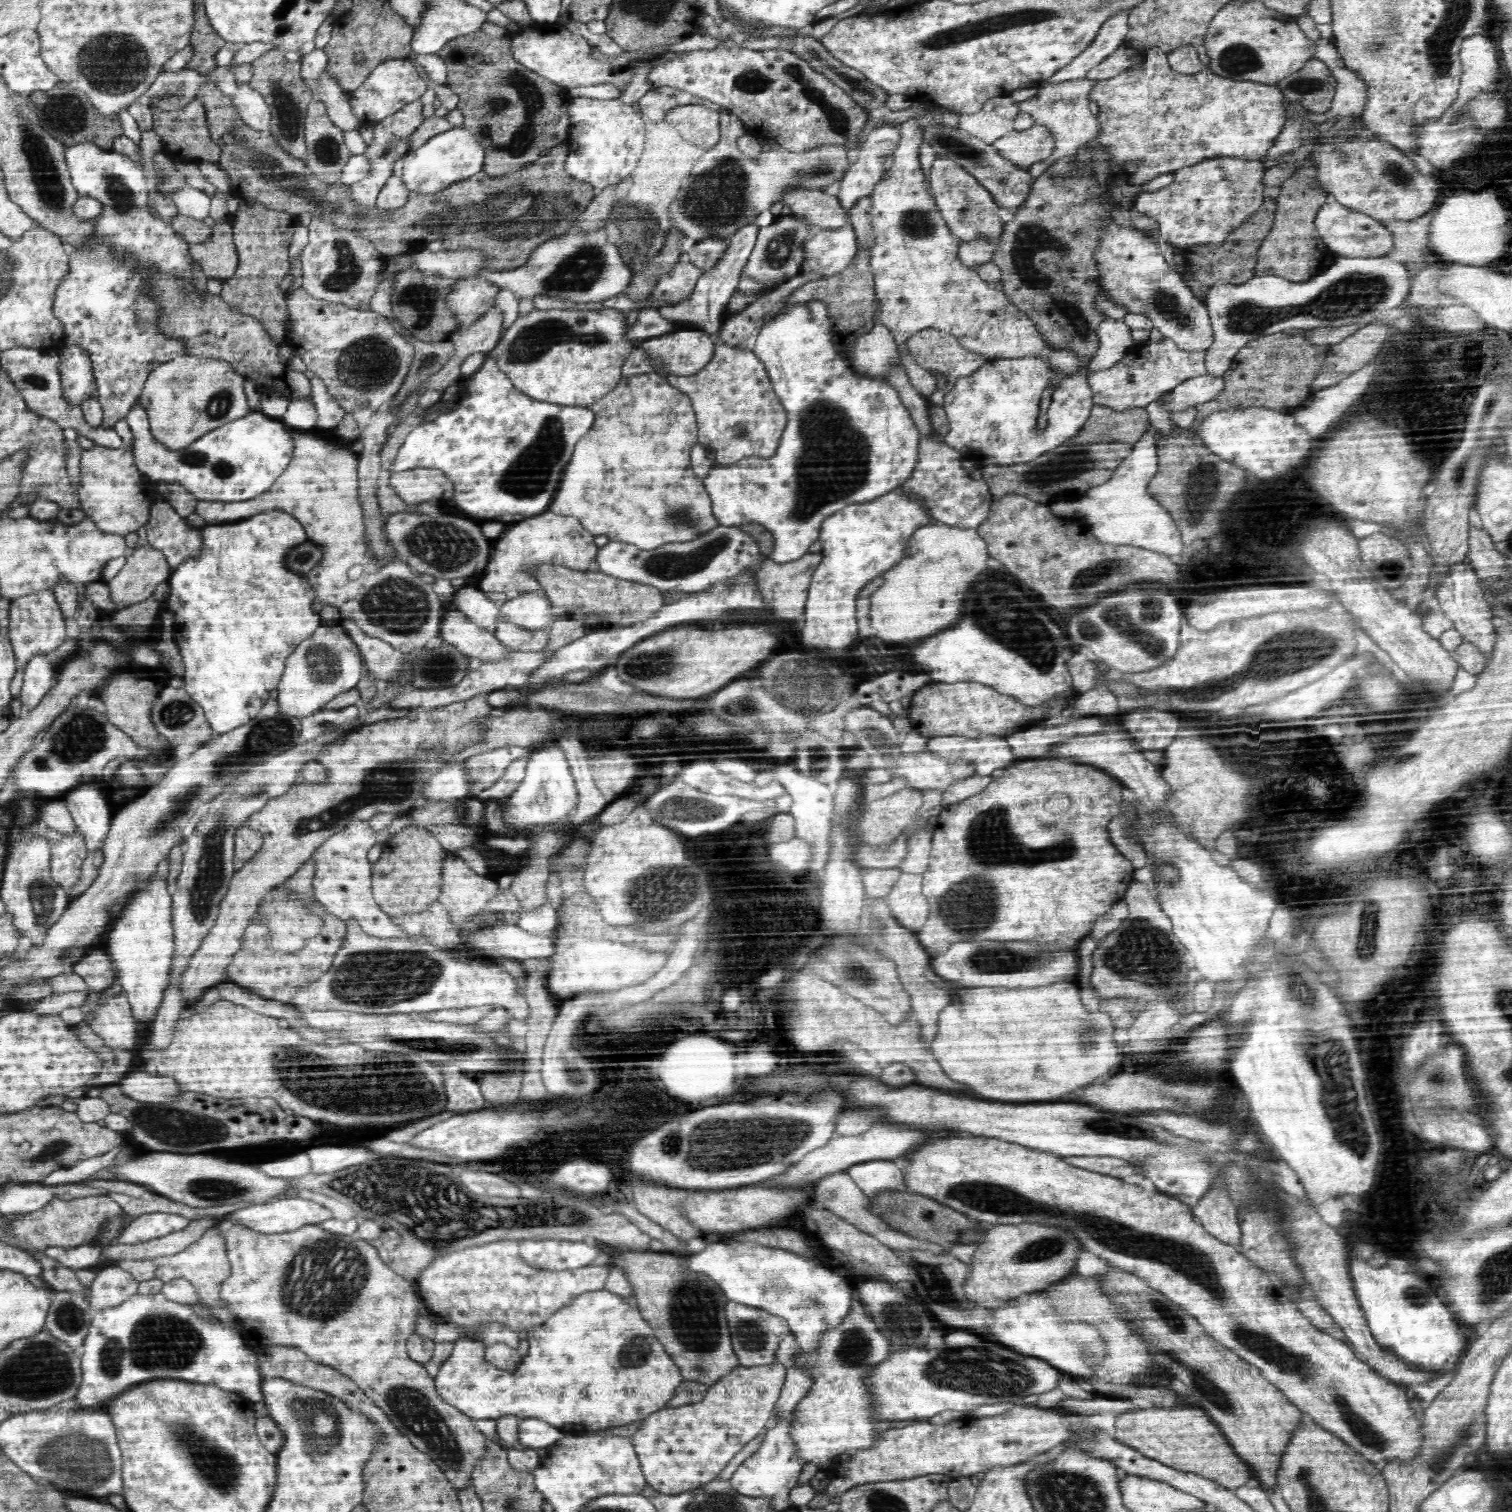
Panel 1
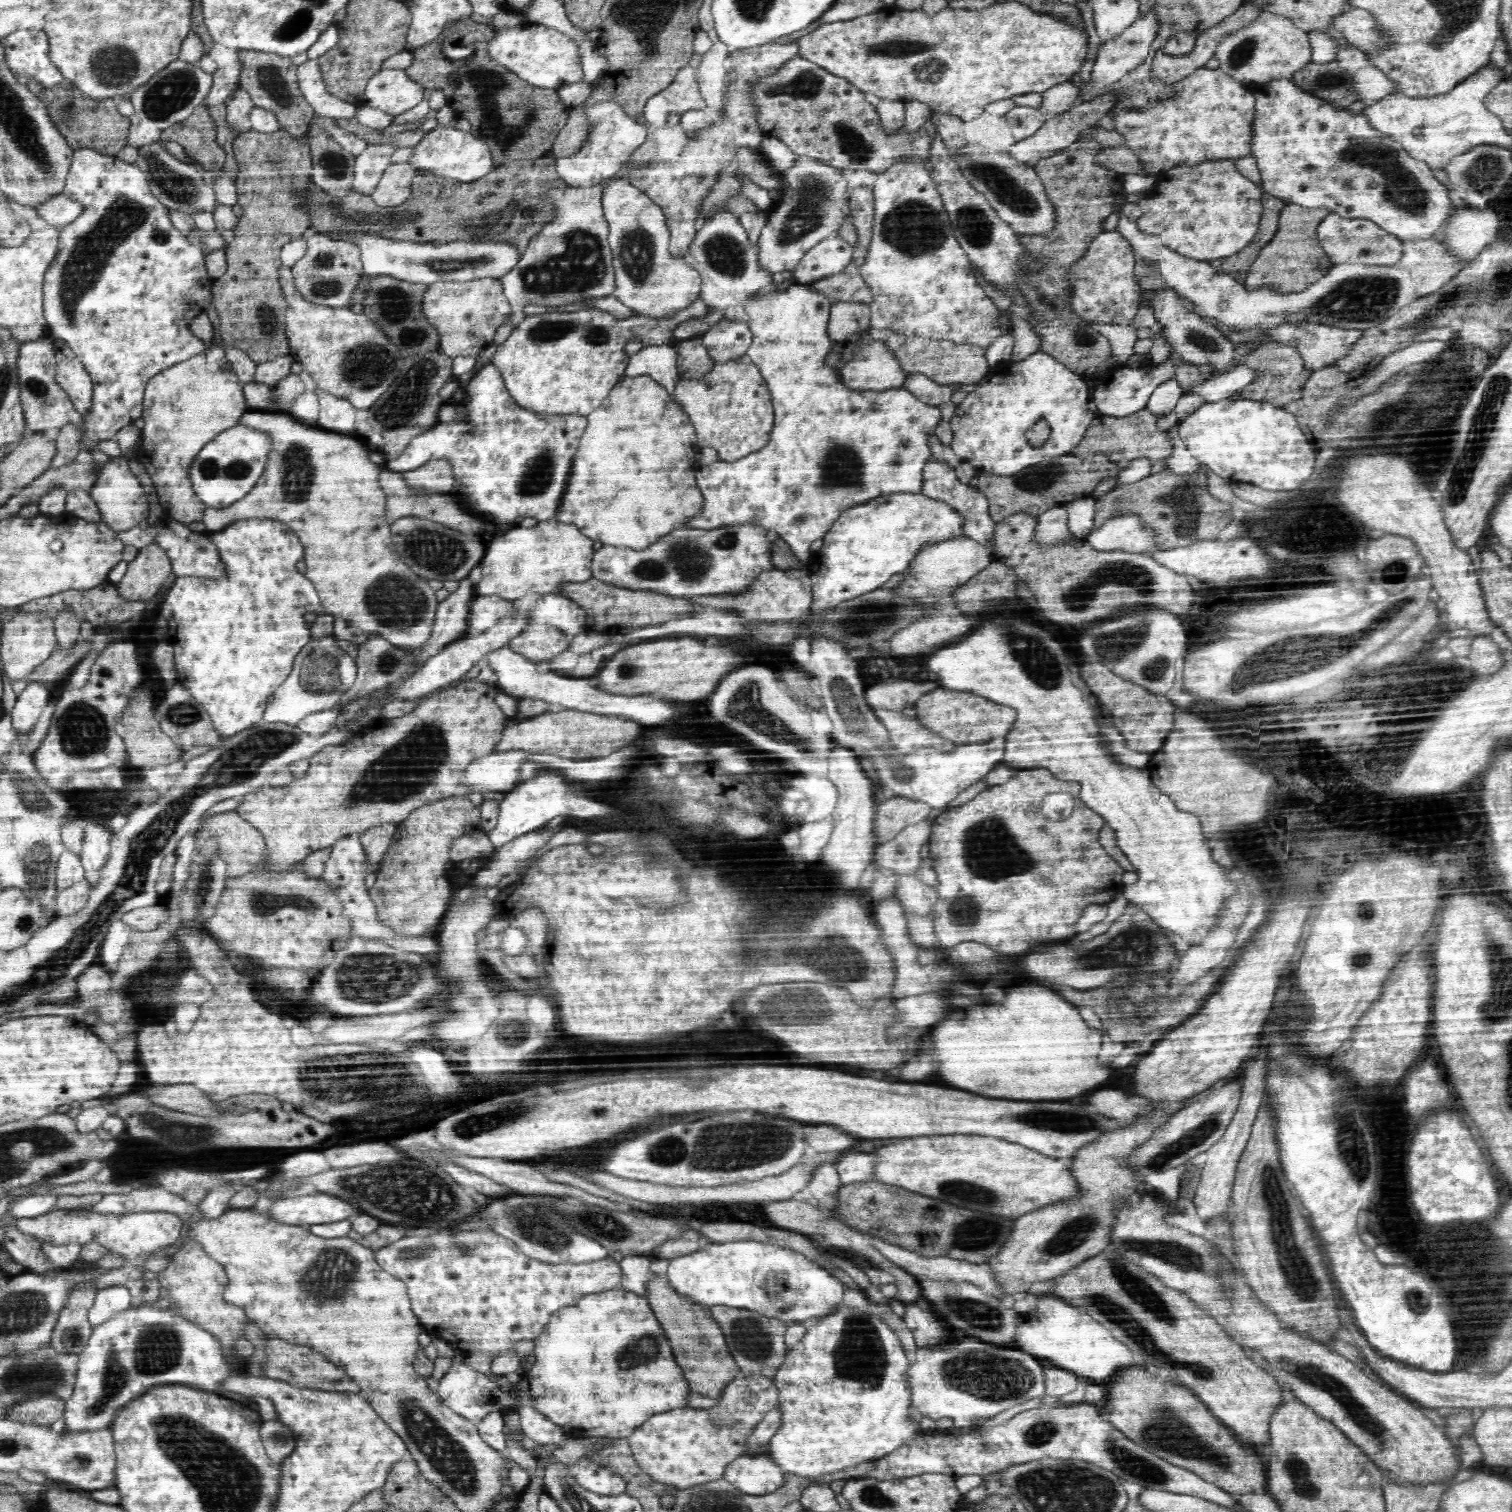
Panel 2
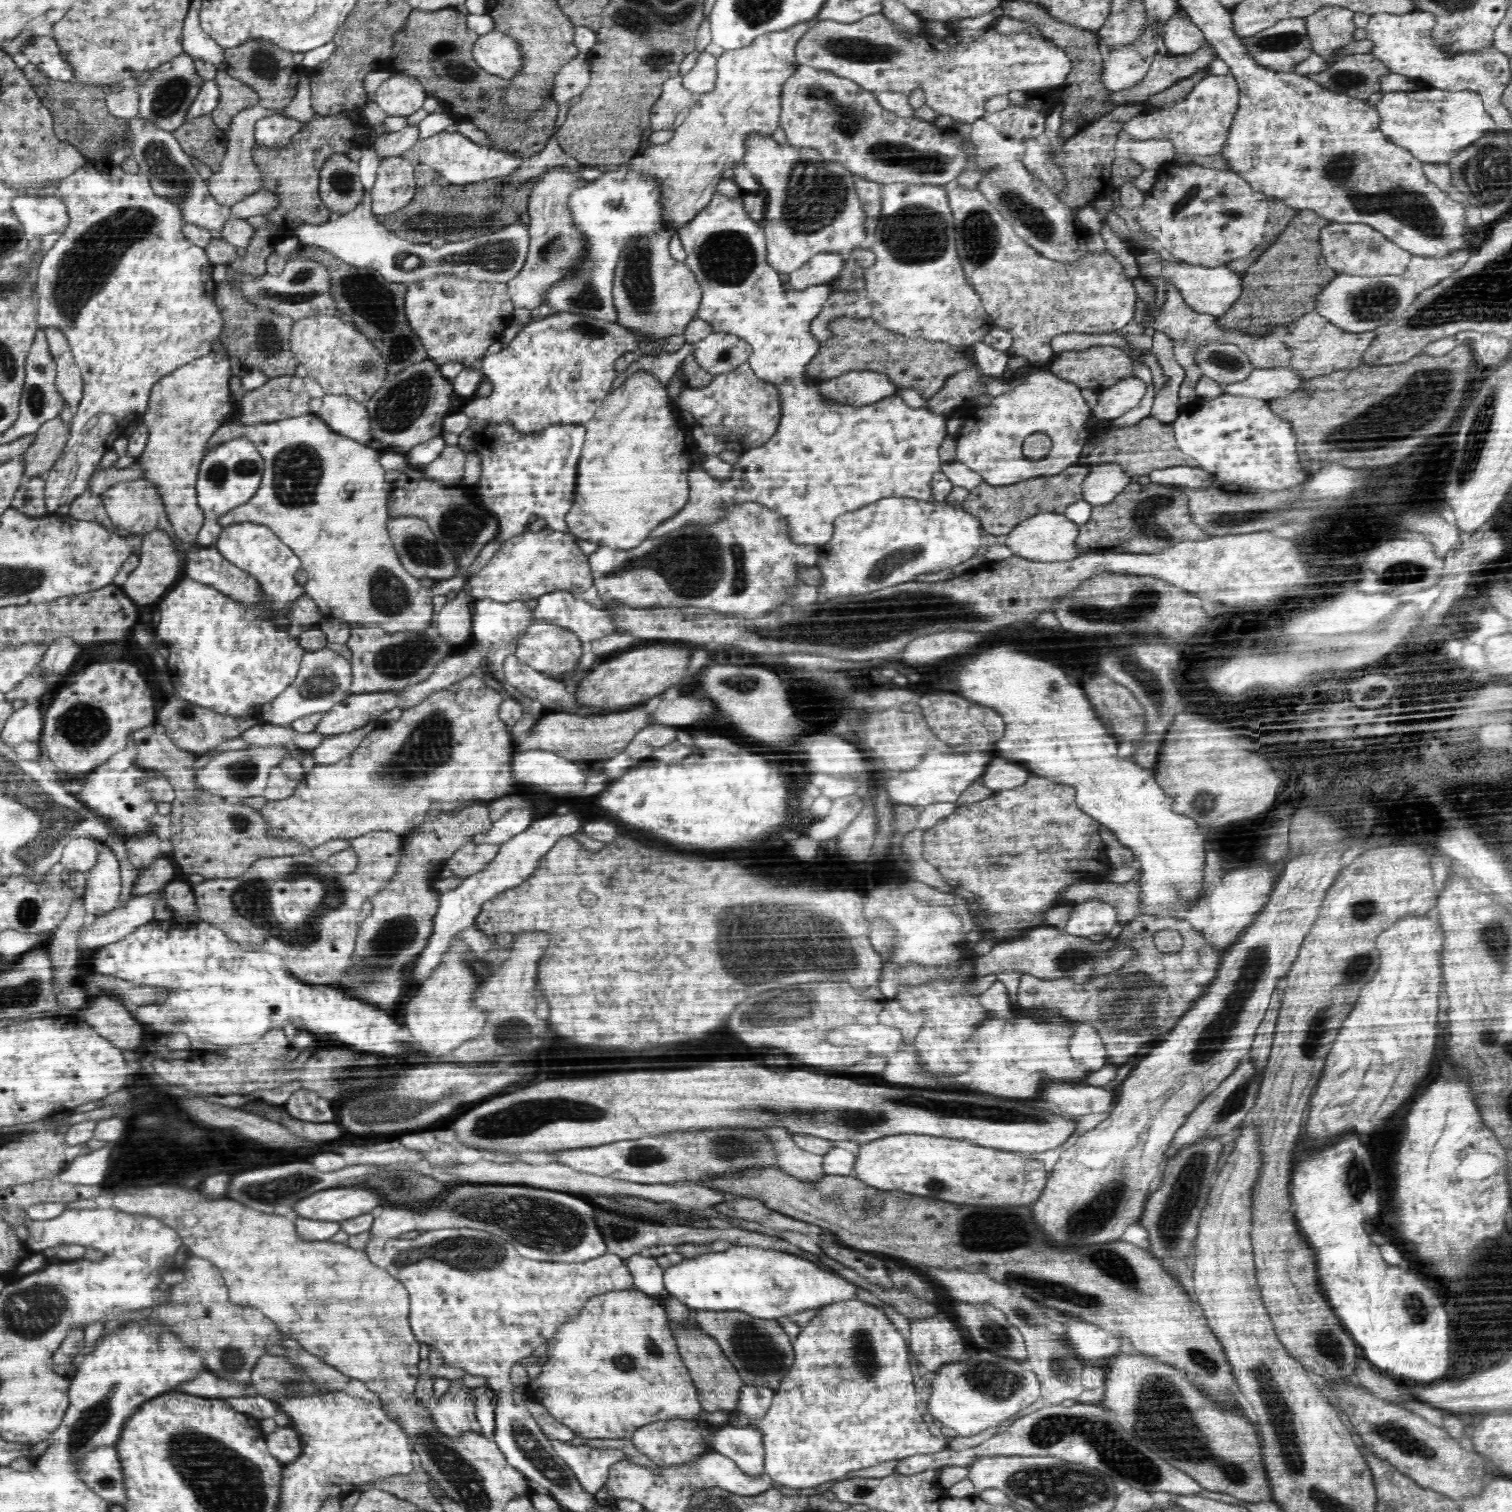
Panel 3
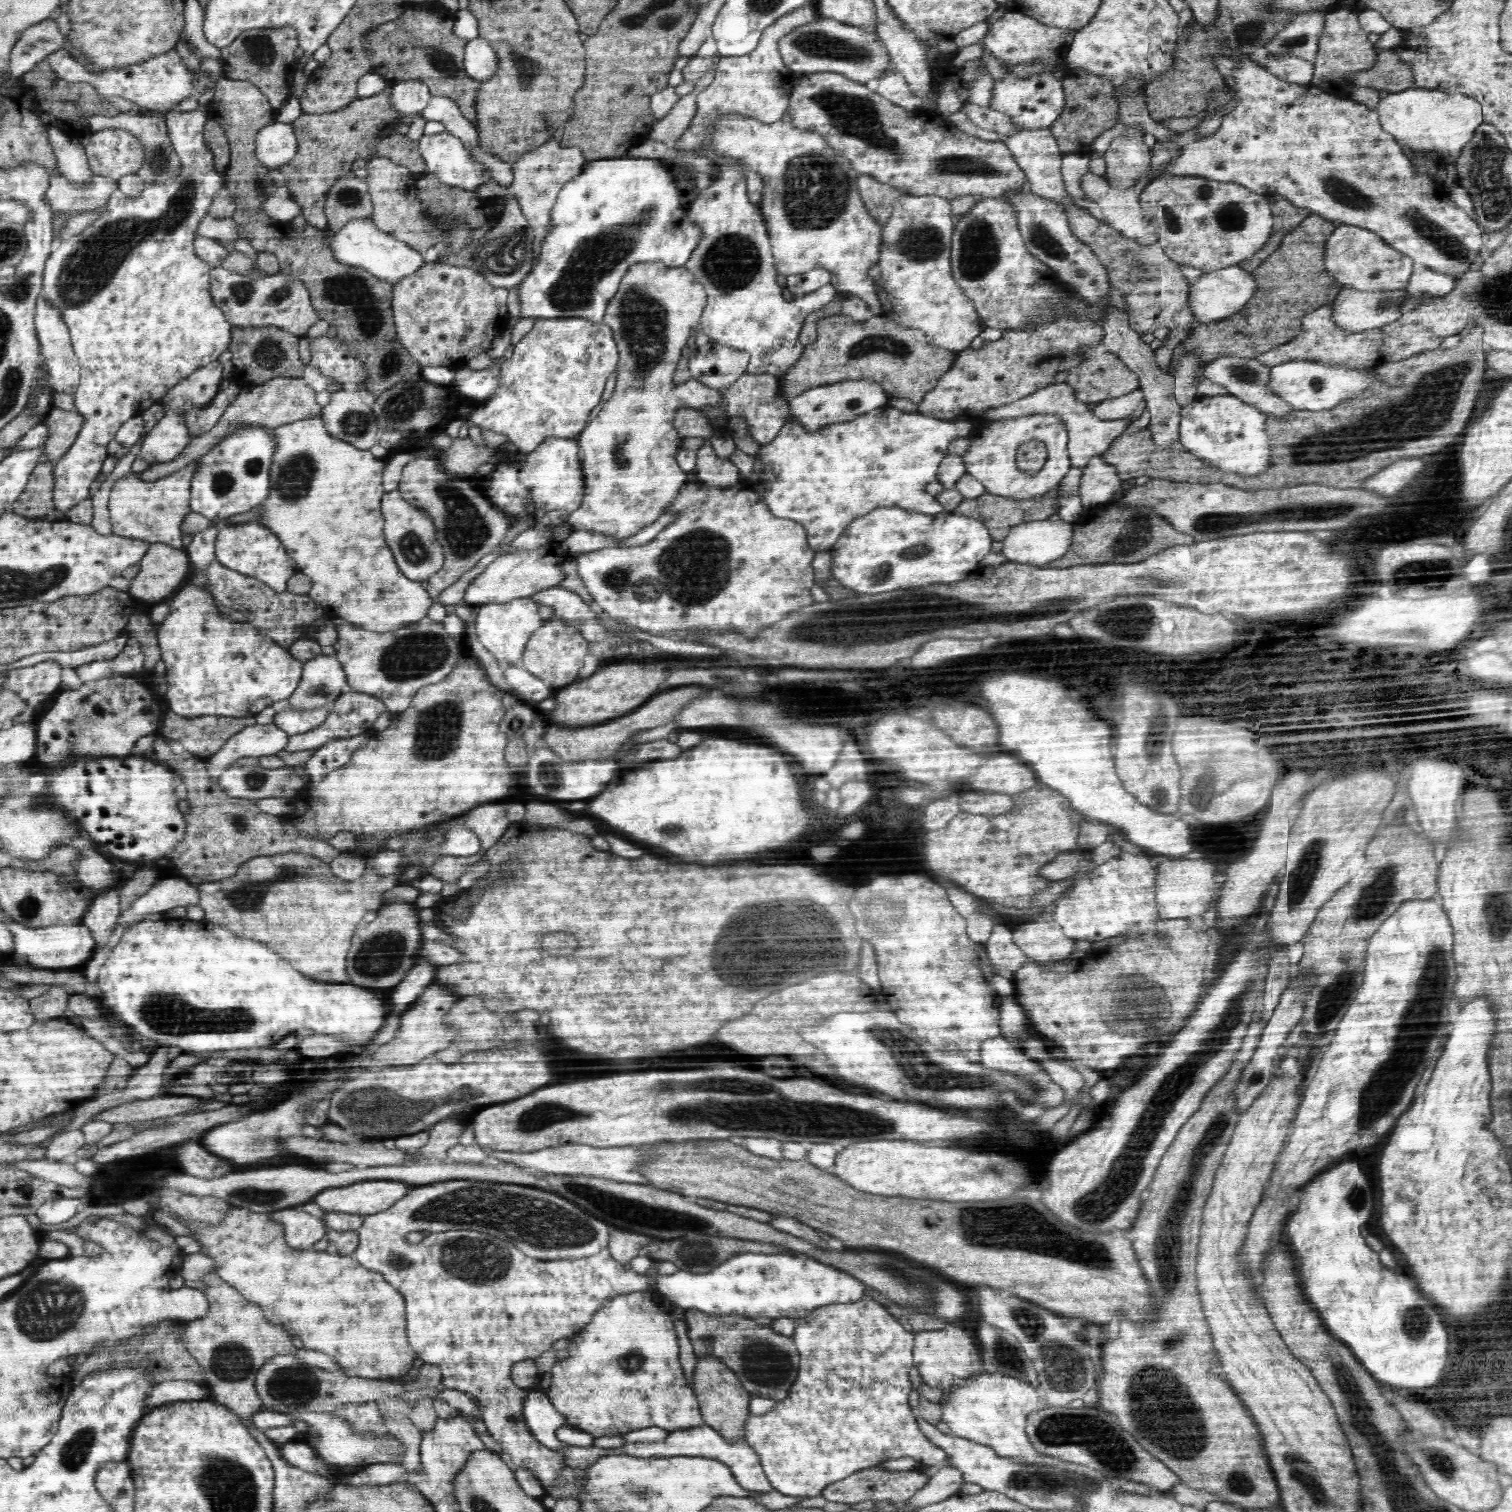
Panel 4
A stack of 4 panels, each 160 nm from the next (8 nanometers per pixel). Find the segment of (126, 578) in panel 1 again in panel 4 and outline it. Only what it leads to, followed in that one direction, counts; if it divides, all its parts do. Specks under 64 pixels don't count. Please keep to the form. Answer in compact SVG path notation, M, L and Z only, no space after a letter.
M150 543L139 565L139 573L130 581L128 590L139 605L140 600L158 602L170 598L188 581L188 553L168 543Z

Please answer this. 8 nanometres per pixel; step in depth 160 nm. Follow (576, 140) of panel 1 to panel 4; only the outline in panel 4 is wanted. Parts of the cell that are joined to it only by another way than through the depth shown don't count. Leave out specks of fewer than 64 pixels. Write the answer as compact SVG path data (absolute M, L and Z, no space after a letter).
M446 130L432 136L425 134L420 138L419 152L427 166L427 173L434 174L448 186L475 190L485 178L491 179L491 171L472 158L463 140Z

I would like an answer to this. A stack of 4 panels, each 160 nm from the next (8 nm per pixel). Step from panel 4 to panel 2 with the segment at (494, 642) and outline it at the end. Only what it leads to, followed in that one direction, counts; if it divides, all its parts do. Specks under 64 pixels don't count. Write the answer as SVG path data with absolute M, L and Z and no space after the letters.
M476 594L469 606L469 625L467 636L476 637L496 625L506 615L516 611L512 601L504 600L499 596L482 596Z

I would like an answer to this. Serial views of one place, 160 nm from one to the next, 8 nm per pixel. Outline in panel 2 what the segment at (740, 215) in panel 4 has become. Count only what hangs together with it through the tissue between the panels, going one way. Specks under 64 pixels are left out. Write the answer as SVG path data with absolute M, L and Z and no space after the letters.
M716 213L710 221L704 226L699 227L698 232L693 238L692 244L688 247L683 260L692 266L701 277L700 297L710 305L710 312L719 310L726 320L735 320L736 322L747 322L751 330L753 341L749 346L747 353L751 361L759 367L759 371L767 382L769 391L771 392L773 408L775 411L775 428L772 429L771 438L763 449L757 450L748 456L736 459L734 462L718 461L708 466L698 467L696 471L696 484L703 493L703 510L700 516L696 516L688 528L696 528L702 530L714 530L724 525L744 523L758 525L762 529L768 531L776 531L782 540L790 546L792 552L799 560L808 563L811 556L810 544L818 538L823 539L824 535L833 522L847 509L859 503L871 501L873 498L884 494L894 494L904 491L920 491L921 490L921 471L924 470L925 460L932 455L928 442L930 436L935 434L937 423L941 420L941 413L937 406L928 406L927 403L920 402L914 394L908 392L903 386L892 387L890 390L850 390L846 383L839 378L839 369L834 366L828 366L826 358L828 354L834 350L835 341L831 339L827 333L827 324L829 314L831 313L832 302L820 292L814 291L812 287L800 283L791 284L787 290L780 290L780 287L774 283L772 273L764 273L760 271L757 263L758 243L750 242L748 239L748 231L744 229L740 223L739 217L734 213Z

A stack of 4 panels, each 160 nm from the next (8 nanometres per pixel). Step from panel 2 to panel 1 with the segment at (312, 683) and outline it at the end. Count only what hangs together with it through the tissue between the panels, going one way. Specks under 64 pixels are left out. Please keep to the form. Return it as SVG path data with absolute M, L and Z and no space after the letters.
M338 623L332 628L321 625L286 660L283 676L273 694L277 697L278 712L298 719L310 716L322 710L332 698L356 688L361 672L360 650L342 626Z

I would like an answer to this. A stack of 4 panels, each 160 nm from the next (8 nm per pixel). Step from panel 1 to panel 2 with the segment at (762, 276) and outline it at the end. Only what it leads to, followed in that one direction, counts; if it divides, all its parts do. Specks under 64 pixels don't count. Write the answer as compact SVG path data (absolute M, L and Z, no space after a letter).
M797 157L794 166L782 172L787 186L783 195L776 196L774 206L767 211L767 225L761 230L757 263L764 273L793 271L802 257L824 238L838 233L838 228L851 216L846 201L848 181L840 169L808 157Z

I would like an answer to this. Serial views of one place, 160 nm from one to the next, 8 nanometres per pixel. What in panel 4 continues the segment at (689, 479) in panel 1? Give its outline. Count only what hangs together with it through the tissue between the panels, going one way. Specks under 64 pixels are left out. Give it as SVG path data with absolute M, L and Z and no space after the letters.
M636 263L629 268L628 273L621 280L620 286L612 298L608 308L606 309L606 314L602 322L607 323L611 327L612 332L614 332L614 338L616 342L620 342L619 349L619 361L617 364L616 372L616 385L614 388L614 394L612 398L602 406L600 414L594 418L594 420L589 420L588 424L584 427L584 432L578 436L580 438L580 450L582 450L582 470L584 470L584 486L586 486L584 492L584 498L581 500L581 504L578 510L570 513L568 521L571 524L573 530L600 533L601 536L612 537L617 540L624 540L628 537L634 536L638 533L640 529L646 528L646 526L651 525L662 513L666 512L666 508L672 506L675 498L680 494L682 486L687 484L687 472L682 472L682 469L678 468L676 464L676 452L678 452L678 446L680 442L676 442L676 430L674 430L674 416L680 408L689 408L697 410L698 407L704 407L706 403L718 404L721 400L721 394L719 390L714 390L710 386L706 386L698 380L690 378L688 381L675 385L672 381L672 376L674 376L674 371L676 370L676 365L678 360L680 360L680 352L682 348L687 346L688 338L692 335L698 335L700 331L700 320L707 304L707 294L705 293L704 286L698 282L694 276L685 267L668 267L664 263Z

